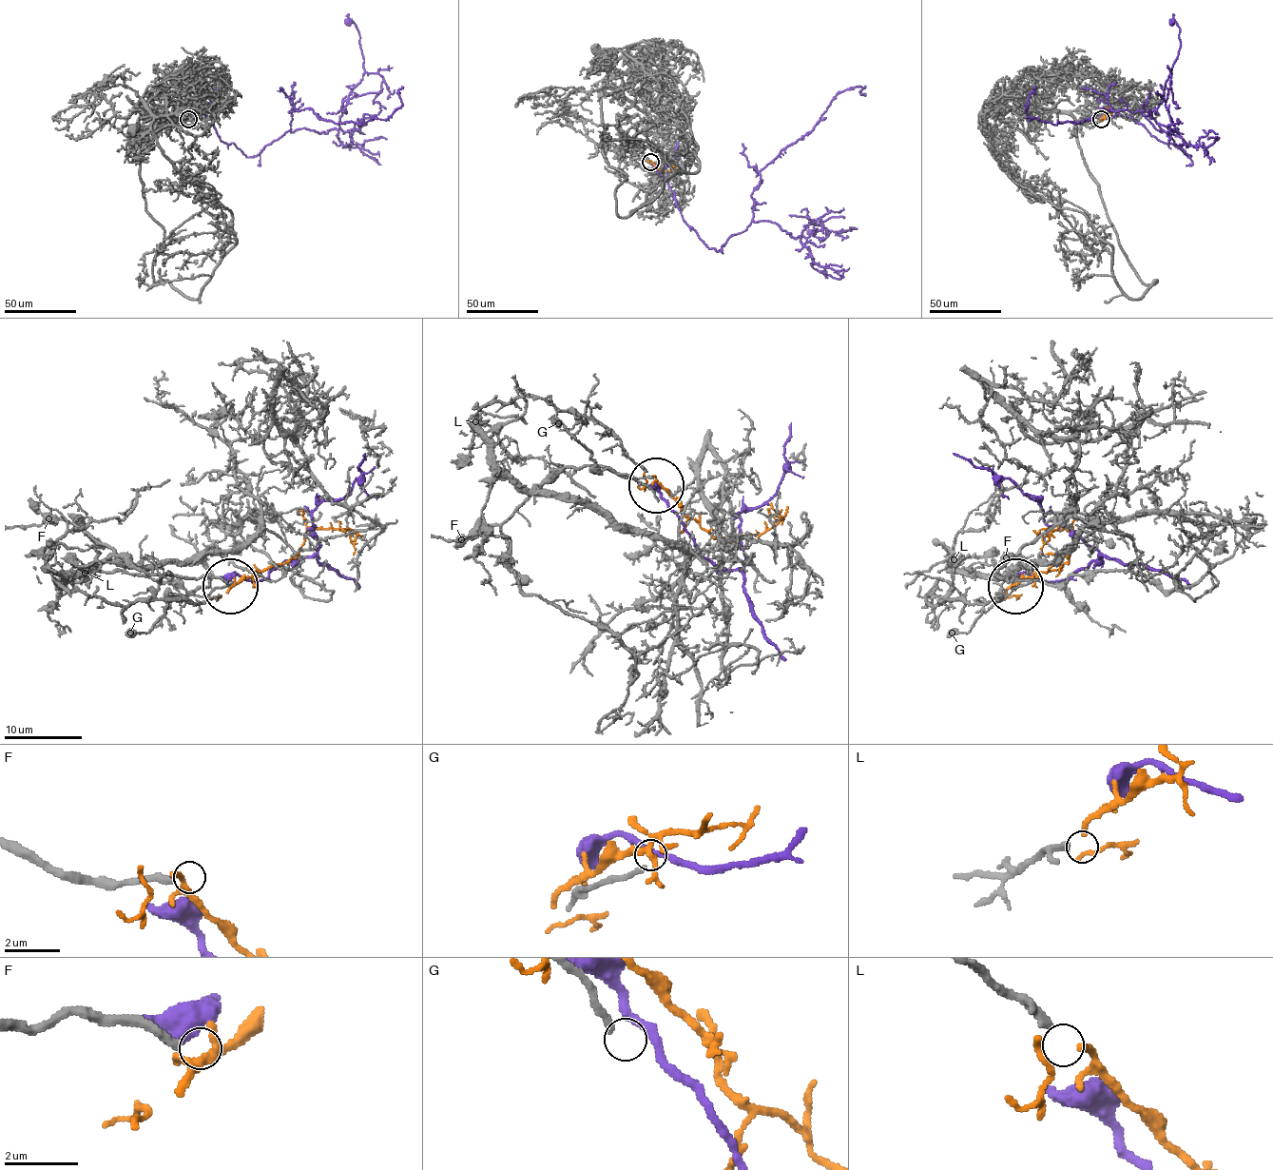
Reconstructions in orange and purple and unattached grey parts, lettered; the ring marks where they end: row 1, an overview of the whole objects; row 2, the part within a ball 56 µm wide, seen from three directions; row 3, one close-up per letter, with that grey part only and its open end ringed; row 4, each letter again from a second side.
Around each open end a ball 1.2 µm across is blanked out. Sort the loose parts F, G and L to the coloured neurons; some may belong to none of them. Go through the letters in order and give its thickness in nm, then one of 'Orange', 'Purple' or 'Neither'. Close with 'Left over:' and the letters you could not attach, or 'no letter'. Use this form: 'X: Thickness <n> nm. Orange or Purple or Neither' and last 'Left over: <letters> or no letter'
F: Thickness 240 nm. Neither
G: Thickness 180 nm. Neither
L: Thickness 160 nm. Orange
Left over: F, G

